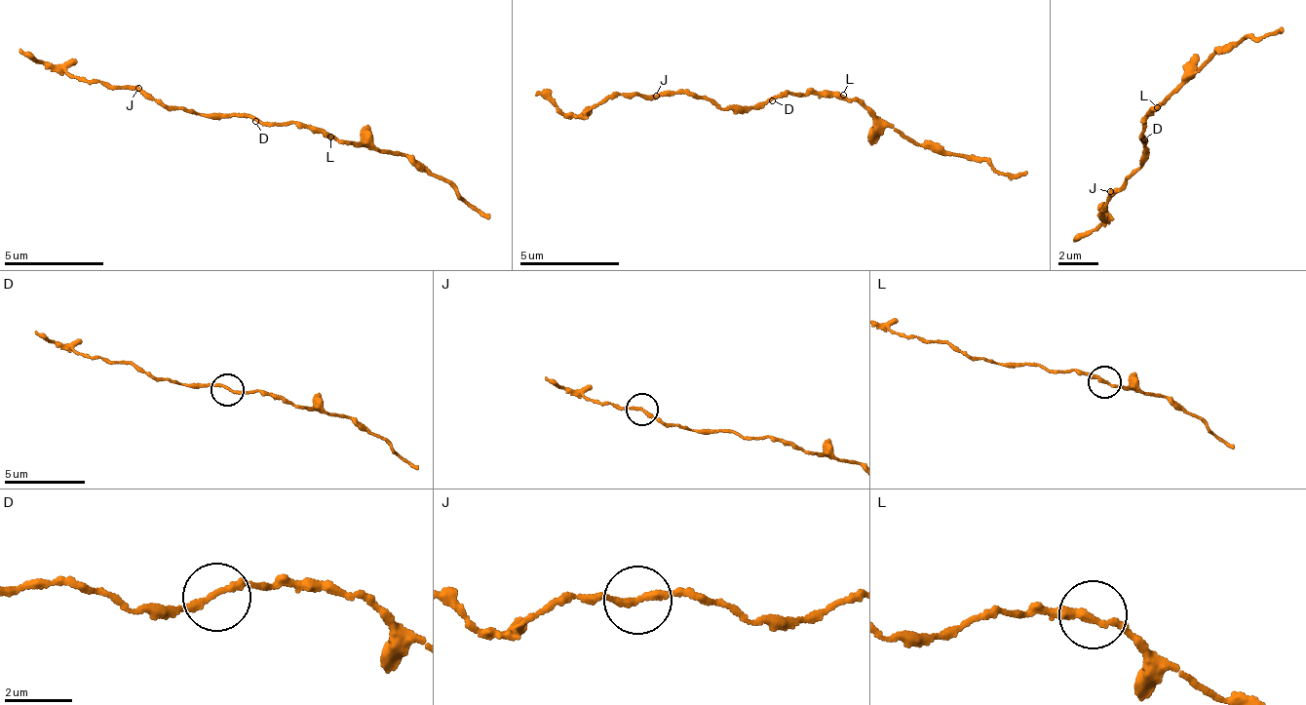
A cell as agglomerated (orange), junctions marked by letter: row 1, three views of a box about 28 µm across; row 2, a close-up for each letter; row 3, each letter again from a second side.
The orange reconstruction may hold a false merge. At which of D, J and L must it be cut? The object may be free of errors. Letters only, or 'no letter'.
J

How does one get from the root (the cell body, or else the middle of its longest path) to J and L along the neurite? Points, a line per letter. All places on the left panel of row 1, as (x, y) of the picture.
J: (262, 124), (240, 116), (202, 115), (159, 104), (139, 90)
L: (262, 124), (271, 126), (295, 123), (326, 132), (331, 137)

